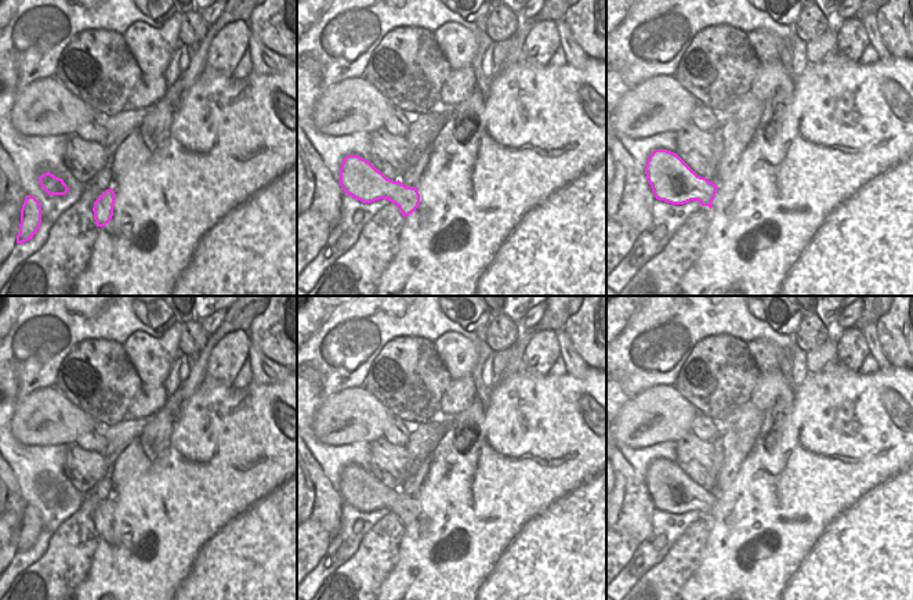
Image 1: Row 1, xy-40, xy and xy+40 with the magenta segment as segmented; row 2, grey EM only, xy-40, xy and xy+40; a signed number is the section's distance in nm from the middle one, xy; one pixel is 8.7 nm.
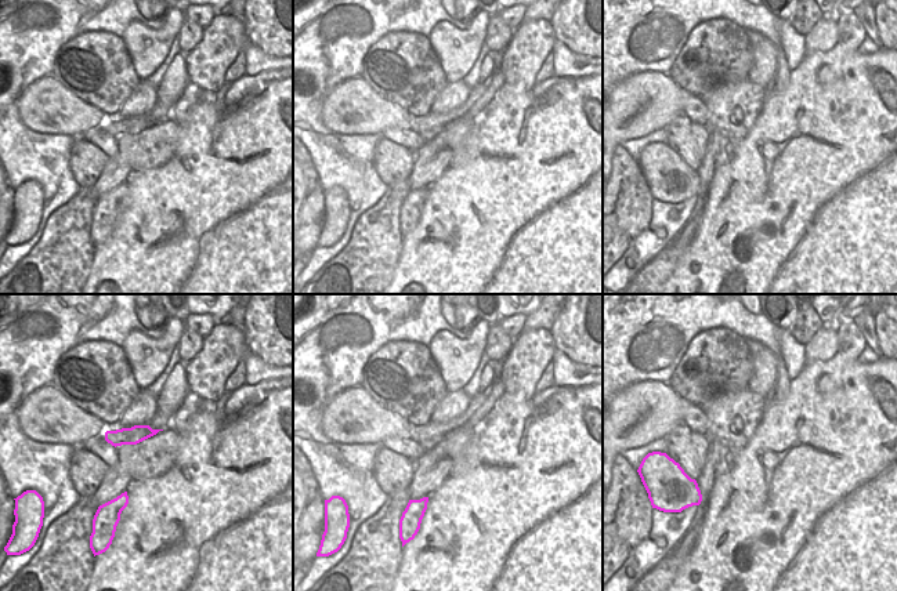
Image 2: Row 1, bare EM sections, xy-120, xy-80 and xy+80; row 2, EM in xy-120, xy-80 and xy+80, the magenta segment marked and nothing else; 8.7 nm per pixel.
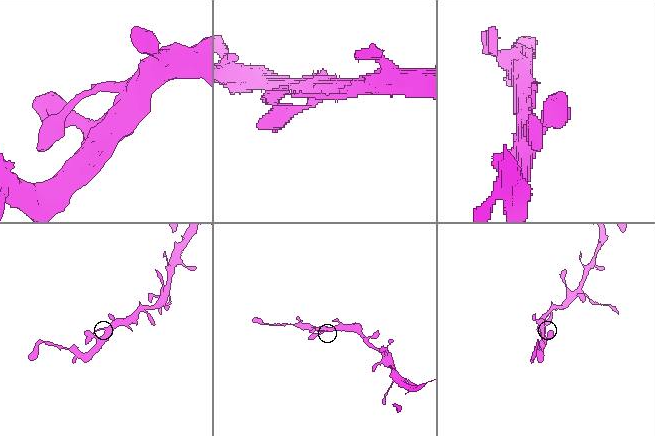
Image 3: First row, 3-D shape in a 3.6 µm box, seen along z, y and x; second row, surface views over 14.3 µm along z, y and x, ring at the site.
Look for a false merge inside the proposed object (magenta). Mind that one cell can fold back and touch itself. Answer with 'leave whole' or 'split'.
leave whole

